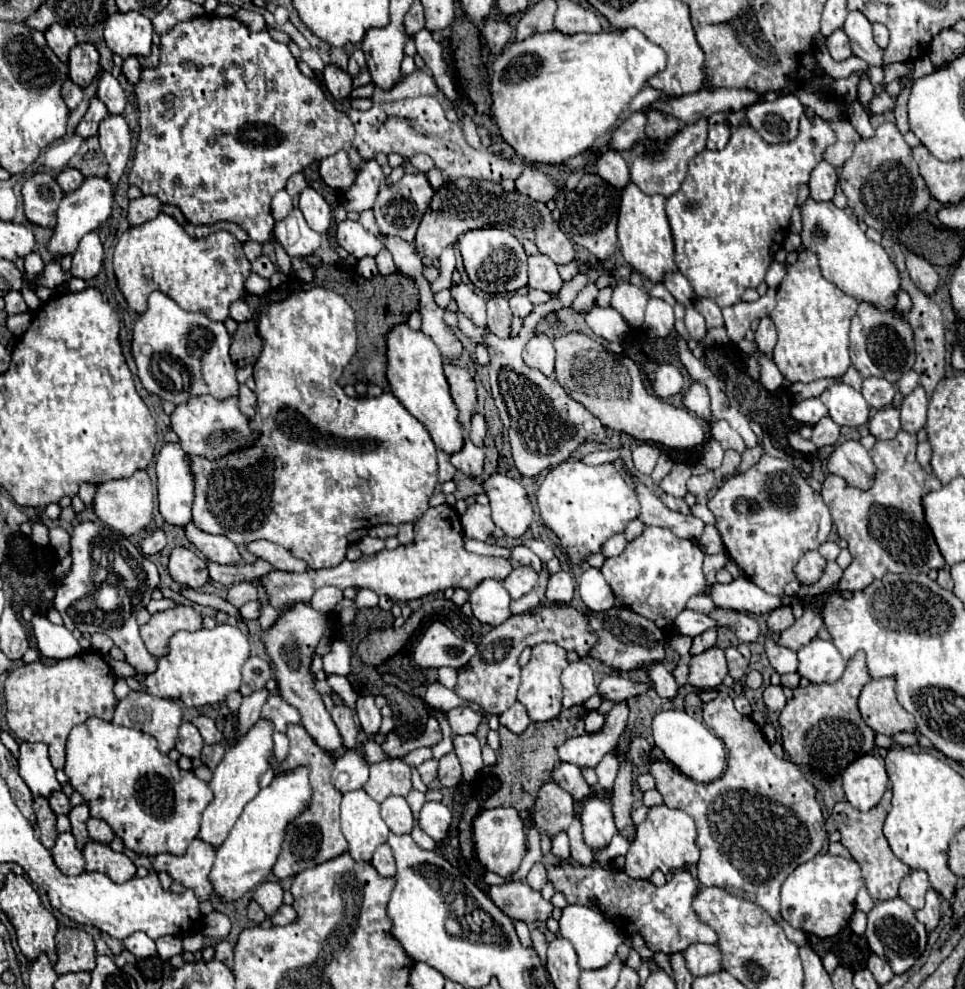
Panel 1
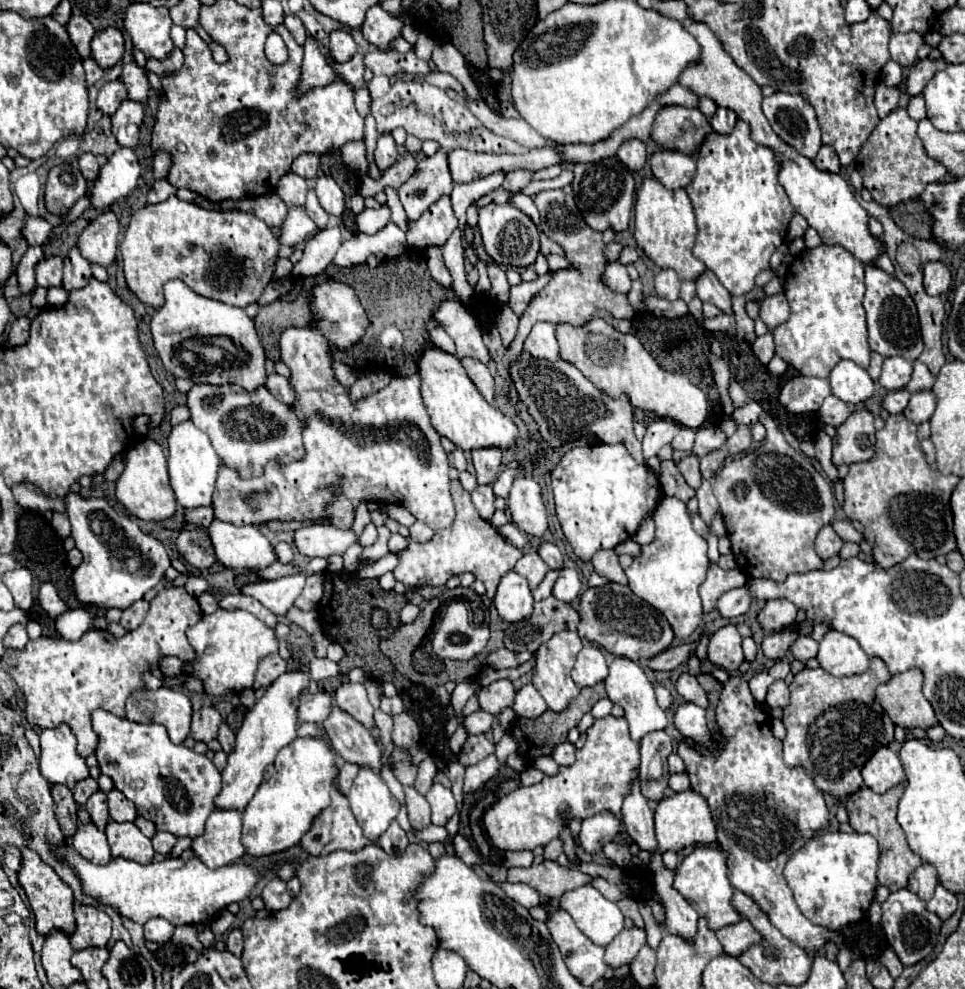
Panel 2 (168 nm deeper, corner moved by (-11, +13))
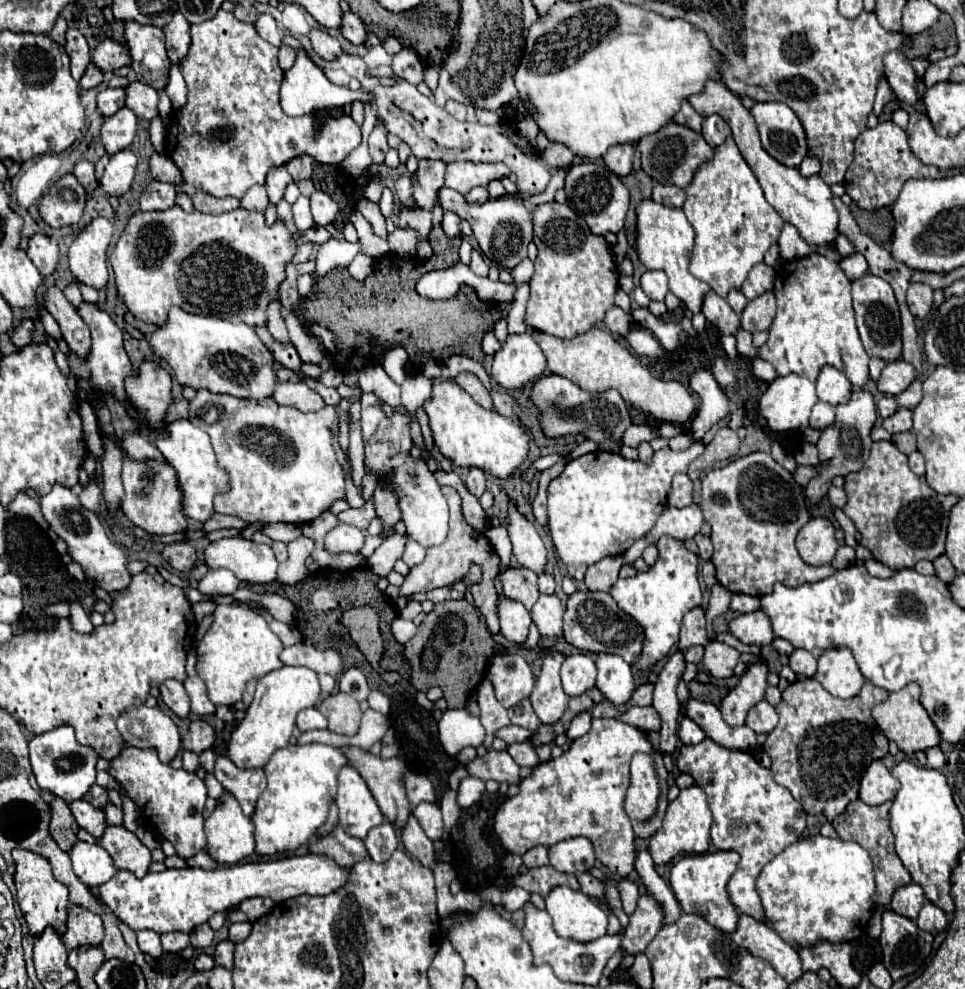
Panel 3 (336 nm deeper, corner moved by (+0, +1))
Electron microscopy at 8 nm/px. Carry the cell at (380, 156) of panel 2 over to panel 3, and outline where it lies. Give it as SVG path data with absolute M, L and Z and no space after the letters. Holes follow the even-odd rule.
M377 122L377 126L373 128L371 136L369 136L369 152L373 158L373 164L383 164L385 152L389 150L387 146L387 130L381 122Z

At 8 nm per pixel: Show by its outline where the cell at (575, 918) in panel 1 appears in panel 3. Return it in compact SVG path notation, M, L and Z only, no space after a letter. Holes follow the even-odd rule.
M555 886L545 896L545 910L553 918L553 928L563 938L591 942L607 932L607 912L603 912L589 896L569 886Z

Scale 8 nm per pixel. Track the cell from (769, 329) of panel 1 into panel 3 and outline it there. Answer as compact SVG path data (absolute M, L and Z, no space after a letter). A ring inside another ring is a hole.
M767 290L765 294L747 302L745 310L741 312L741 328L755 334L761 330L769 330L775 314L775 294Z

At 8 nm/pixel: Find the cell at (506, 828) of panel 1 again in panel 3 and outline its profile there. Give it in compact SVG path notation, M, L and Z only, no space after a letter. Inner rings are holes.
M593 718L591 720L591 730L573 740L571 748L567 752L563 752L559 758L537 764L531 774L527 778L521 780L519 784L519 794L513 798L507 798L503 802L503 806L497 810L495 814L495 822L493 822L493 832L499 838L501 846L507 848L511 854L519 854L523 856L529 848L533 846L553 846L561 840L569 840L569 838L577 838L577 836L585 836L593 848L595 848L595 856L597 860L607 866L613 874L627 878L629 872L635 868L635 834L631 828L631 822L625 814L623 802L625 802L625 792L629 788L629 764L633 754L637 752L653 752L653 746L647 738L647 732L637 730L617 718ZM525 826L535 826L535 832L531 834L533 838L527 838L523 834Z

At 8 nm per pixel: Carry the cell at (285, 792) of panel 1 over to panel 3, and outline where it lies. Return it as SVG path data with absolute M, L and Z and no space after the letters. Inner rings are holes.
M327 744L285 746L273 754L265 764L267 788L257 800L253 814L255 842L259 854L293 852L301 844L307 844L317 830L327 822L329 806L337 794L337 774L349 760L341 748Z

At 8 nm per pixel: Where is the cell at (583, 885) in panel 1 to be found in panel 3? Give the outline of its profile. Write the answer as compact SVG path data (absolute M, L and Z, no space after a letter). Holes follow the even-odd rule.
M717 850L717 852L707 852L707 854L683 856L681 860L677 860L671 868L669 882L671 882L671 890L675 892L675 898L681 904L683 912L699 912L713 926L725 932L735 932L739 912L729 898L727 882L731 880L737 864L739 864L739 854L733 850Z

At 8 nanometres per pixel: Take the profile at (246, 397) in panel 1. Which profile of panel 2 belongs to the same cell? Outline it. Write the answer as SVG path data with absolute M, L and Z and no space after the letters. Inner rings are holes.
M270 374L266 380L266 388L284 404L292 404L294 402L294 390L288 386L288 380L278 376L278 374Z

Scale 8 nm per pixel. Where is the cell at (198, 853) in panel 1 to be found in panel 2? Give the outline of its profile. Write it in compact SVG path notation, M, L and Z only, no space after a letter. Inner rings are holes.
M214 810L206 820L204 834L192 840L192 852L208 868L234 864L244 854L244 848L240 844L240 832L242 812Z

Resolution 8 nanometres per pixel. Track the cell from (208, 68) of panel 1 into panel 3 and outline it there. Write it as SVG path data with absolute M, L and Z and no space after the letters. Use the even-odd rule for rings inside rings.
M219 10L217 18L191 26L191 38L189 56L179 66L189 88L189 100L173 114L165 150L165 154L181 168L185 178L185 182L177 186L177 192L193 196L197 190L205 190L217 198L243 198L251 186L265 184L265 176L271 166L281 166L297 154L309 154L321 164L341 164L343 158L361 144L361 128L351 120L351 116L329 118L321 130L315 132L313 116L293 118L281 110L279 86L283 70L277 64L277 48L263 40L253 24L237 20L233 12Z

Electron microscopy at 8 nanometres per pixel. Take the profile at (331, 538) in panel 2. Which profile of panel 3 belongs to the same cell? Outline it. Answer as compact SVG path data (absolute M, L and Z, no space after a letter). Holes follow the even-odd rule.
M339 524L325 538L325 548L331 552L359 552L363 548L367 532L357 526Z

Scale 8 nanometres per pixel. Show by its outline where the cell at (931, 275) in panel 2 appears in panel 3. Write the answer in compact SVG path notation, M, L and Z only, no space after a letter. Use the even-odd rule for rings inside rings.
M909 284L907 304L913 316L925 318L933 306L933 288L927 284Z

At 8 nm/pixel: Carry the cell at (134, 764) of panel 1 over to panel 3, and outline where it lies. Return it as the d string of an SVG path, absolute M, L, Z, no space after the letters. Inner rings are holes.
M125 746L123 752L111 760L111 774L123 784L123 790L137 804L143 814L143 820L151 830L155 830L163 840L169 840L175 846L179 858L191 858L205 848L207 838L203 832L203 806L207 800L205 782L195 774L183 768L175 770L169 764L163 764L157 758L157 750L147 748L139 750Z

